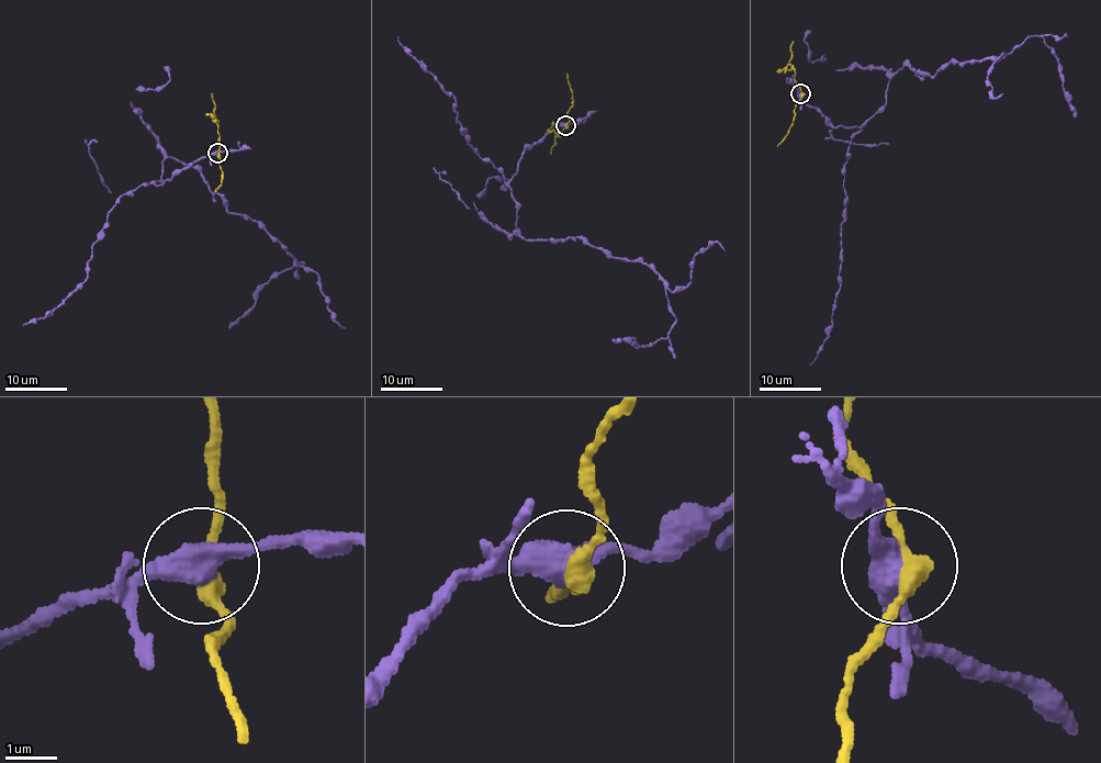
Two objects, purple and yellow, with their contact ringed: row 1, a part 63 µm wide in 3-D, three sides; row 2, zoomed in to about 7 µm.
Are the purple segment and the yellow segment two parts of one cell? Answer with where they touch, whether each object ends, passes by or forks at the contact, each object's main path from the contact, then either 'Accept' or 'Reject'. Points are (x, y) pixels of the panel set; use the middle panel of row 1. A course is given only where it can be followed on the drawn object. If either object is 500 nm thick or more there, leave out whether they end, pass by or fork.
Place: (565, 125). Course of purple: (565, 125), (524, 152), (515, 225), (662, 280), (669, 335), (613, 339). Course of yellow: (565, 125), (573, 99), (566, 73). Reject

